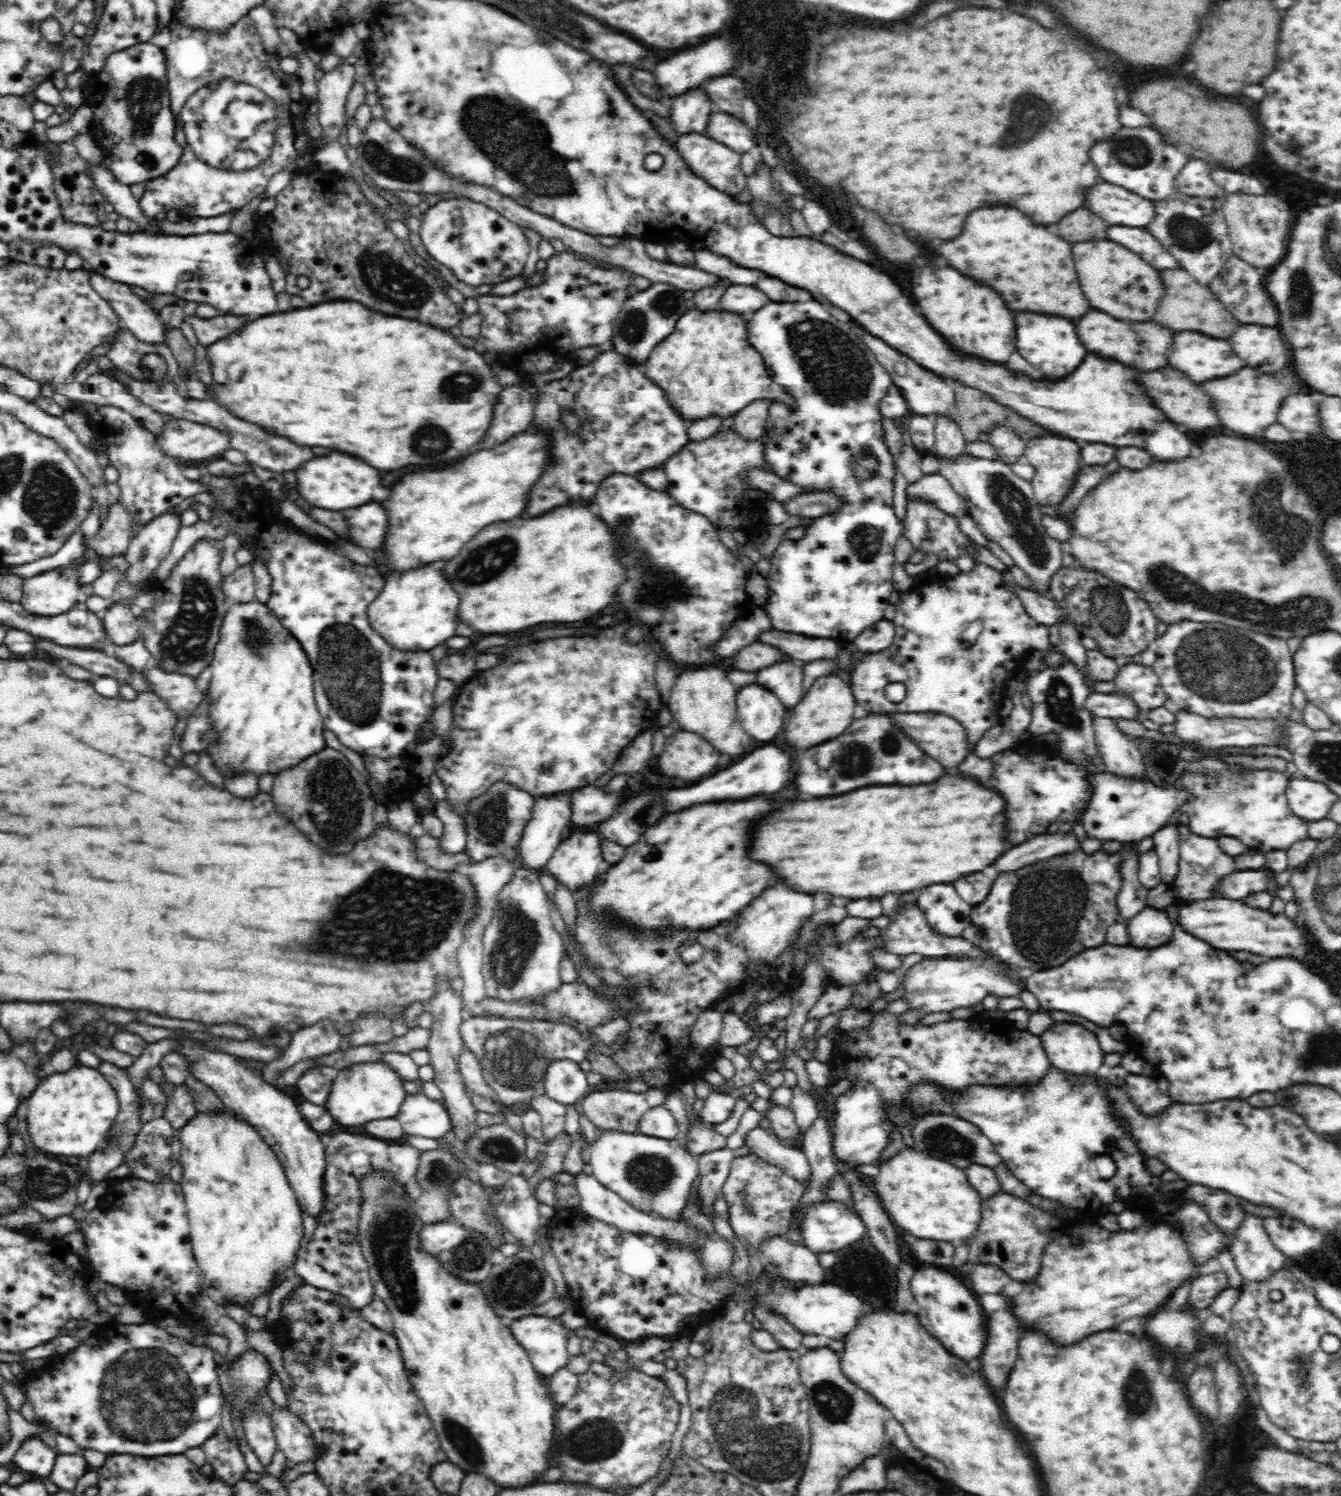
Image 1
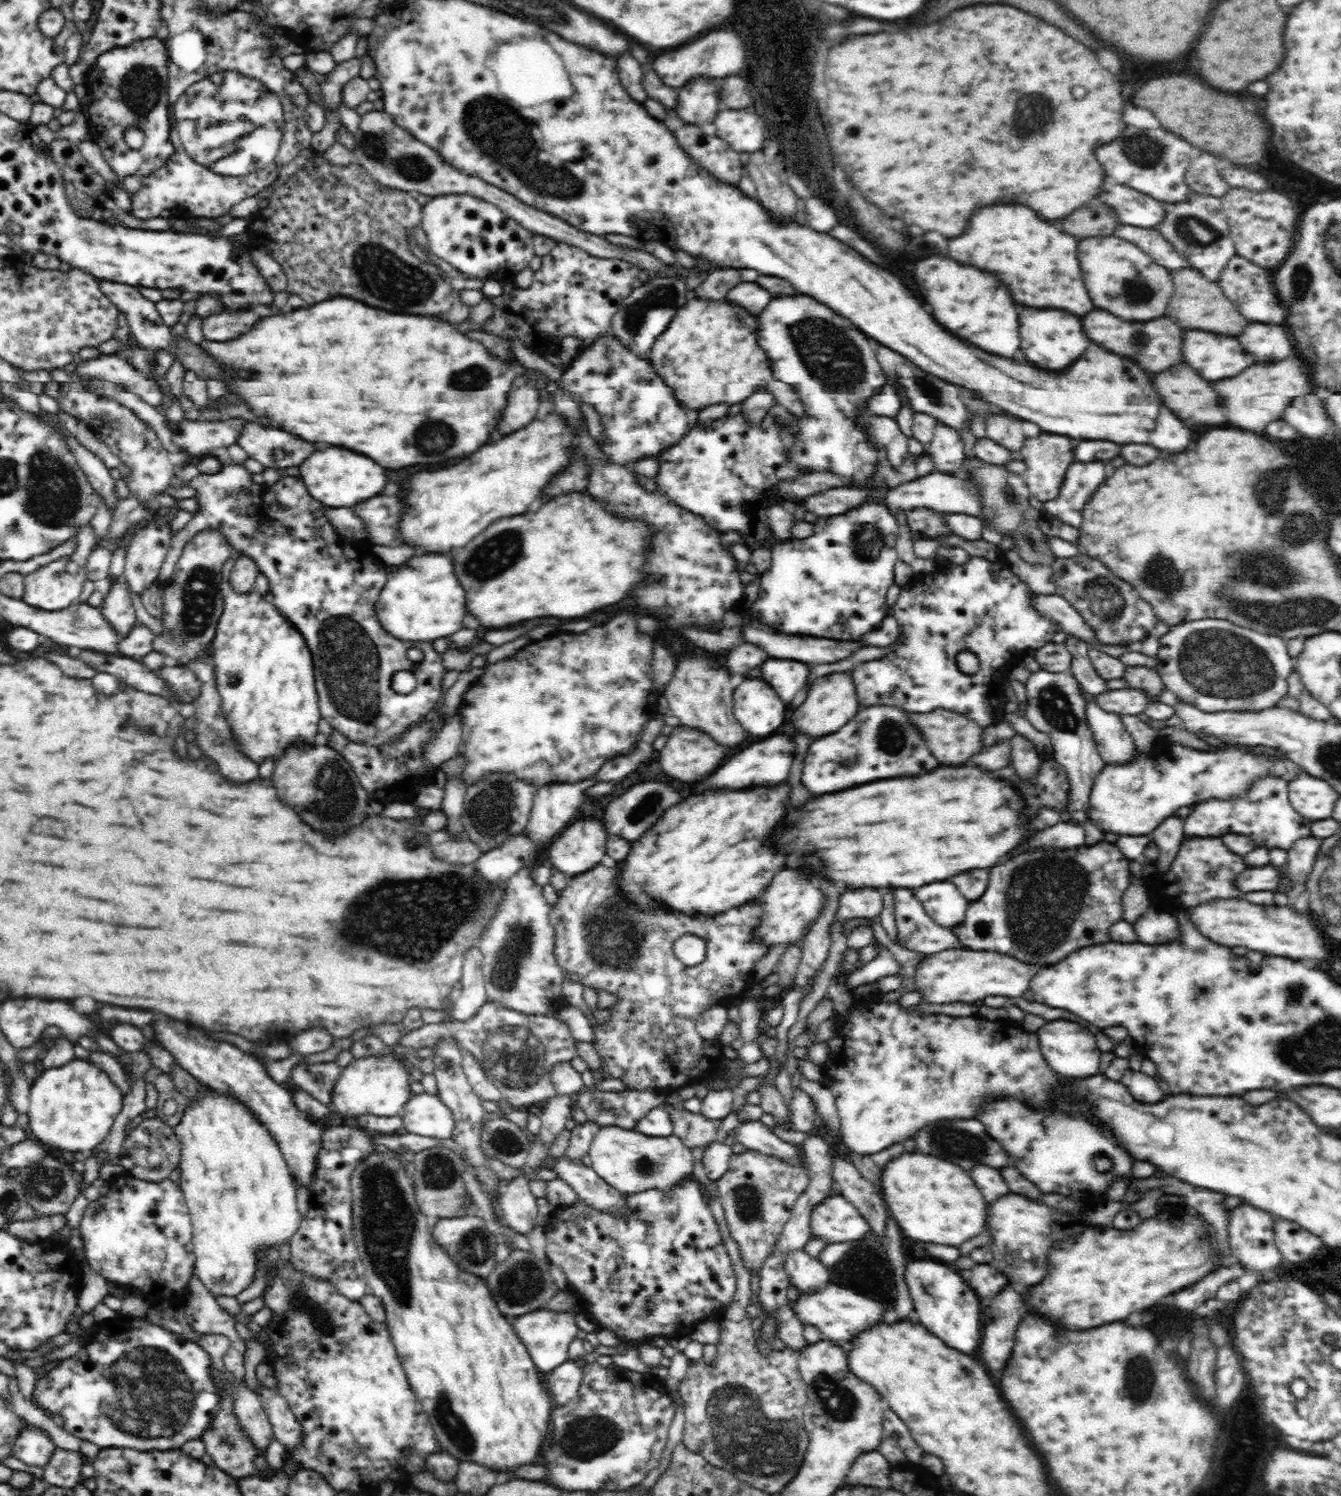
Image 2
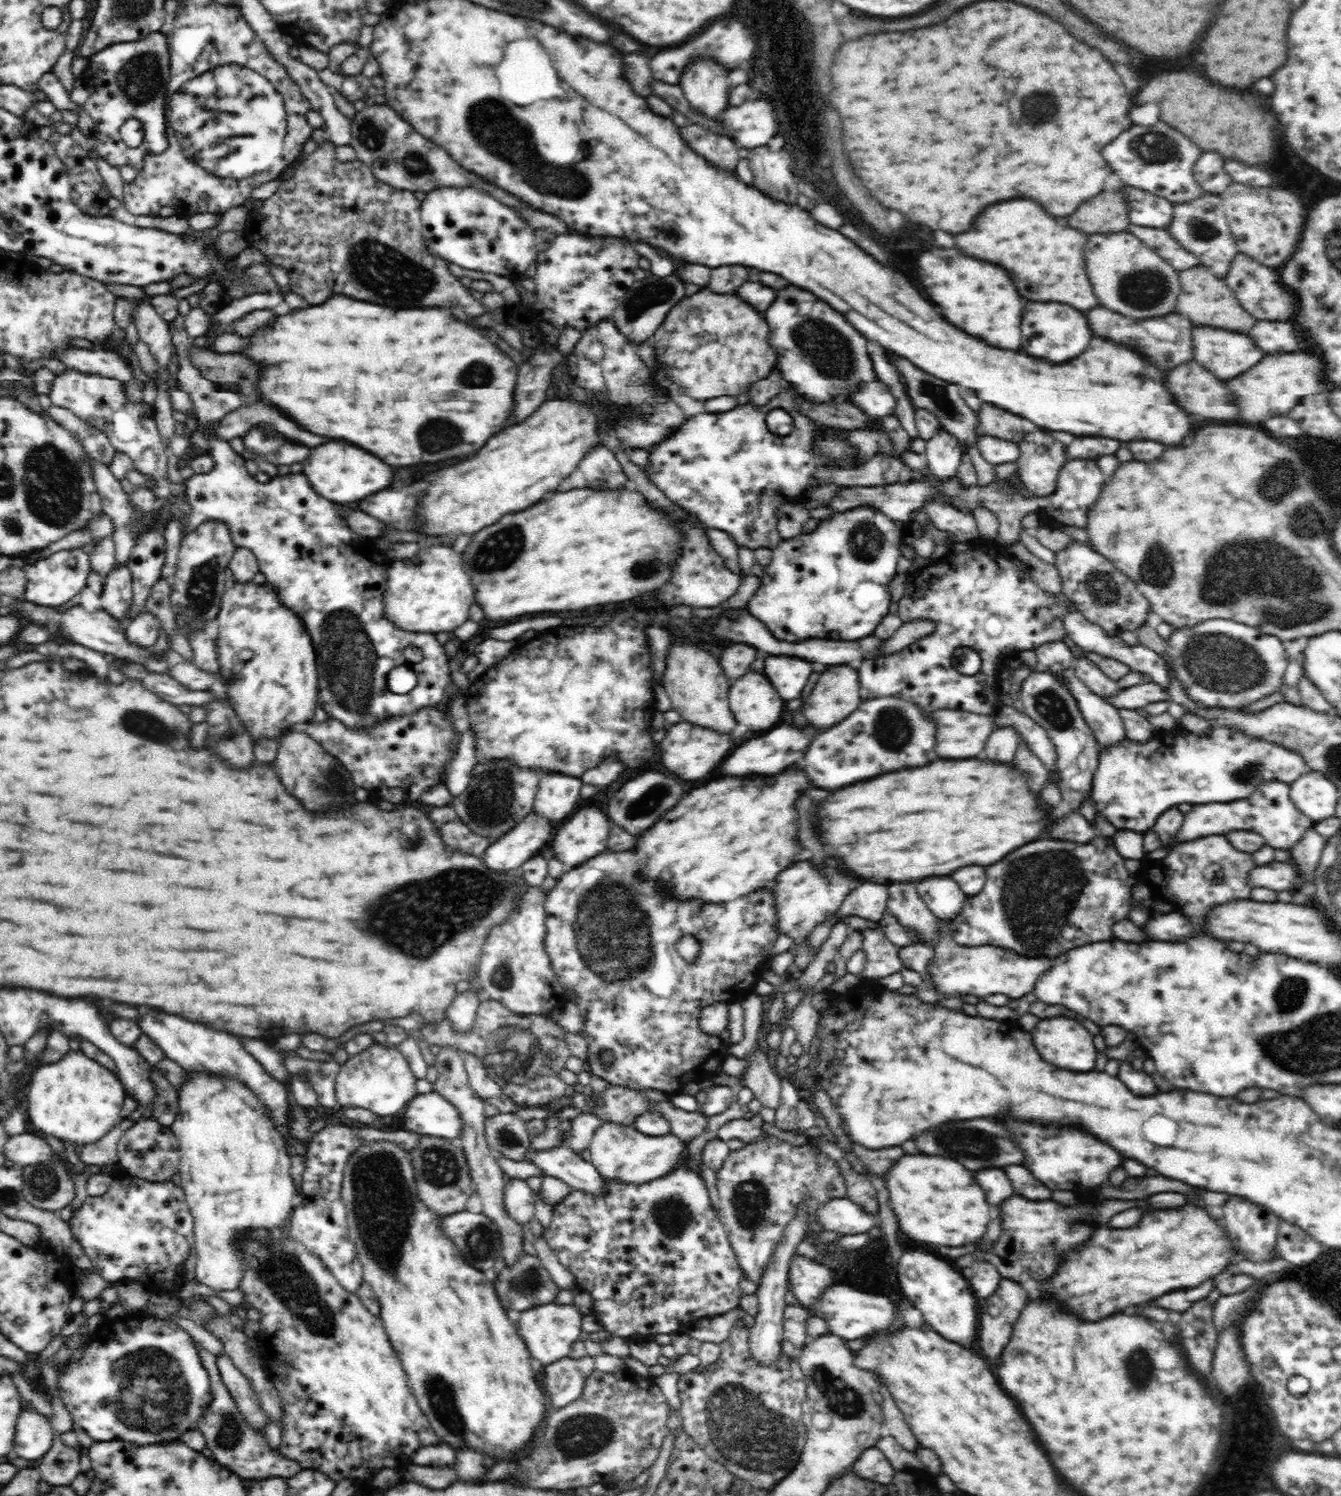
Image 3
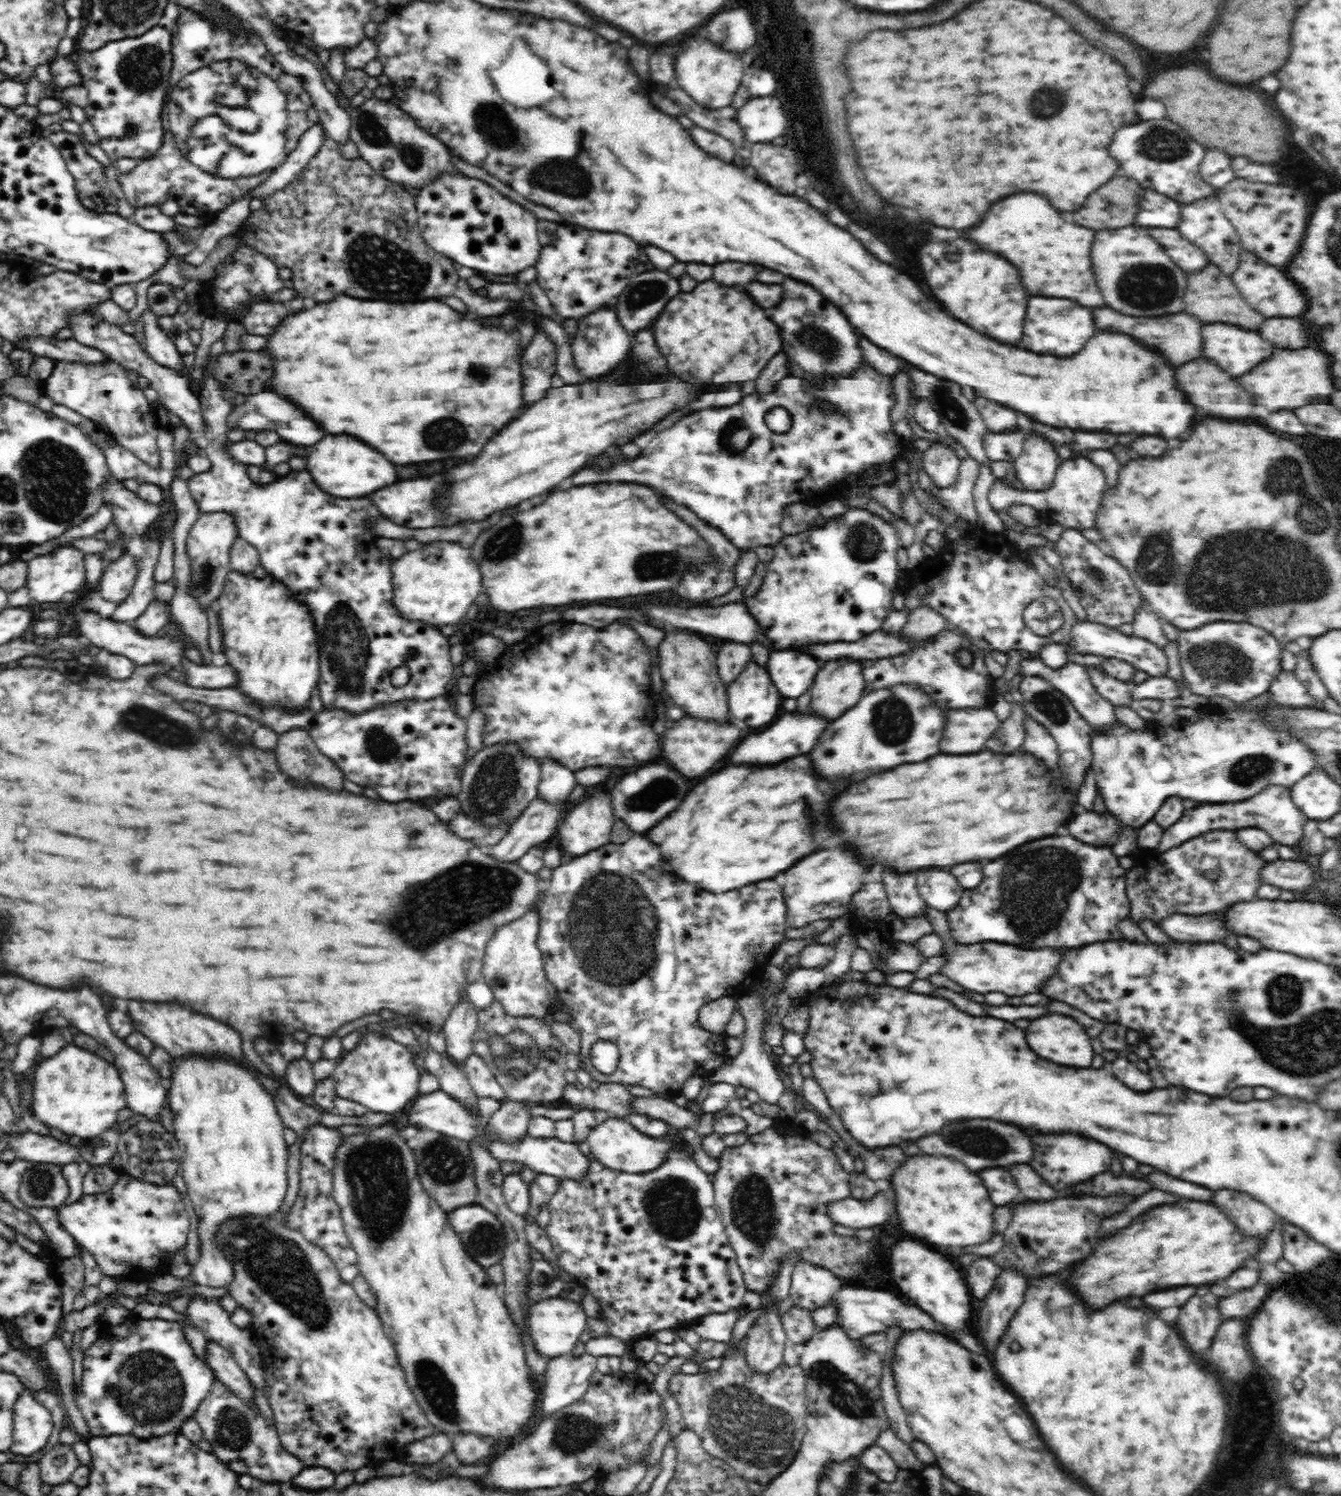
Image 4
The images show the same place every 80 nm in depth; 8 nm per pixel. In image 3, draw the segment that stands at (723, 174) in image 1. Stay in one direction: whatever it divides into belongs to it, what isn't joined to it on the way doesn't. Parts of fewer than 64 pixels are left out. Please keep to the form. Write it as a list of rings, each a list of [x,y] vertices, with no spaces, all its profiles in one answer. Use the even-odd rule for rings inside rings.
[[[694,122],[690,126],[684,126],[684,136],[688,136],[688,144],[692,144],[692,148],[700,152],[700,156],[708,156],[710,164],[736,172],[740,156],[738,146],[733,140]]]

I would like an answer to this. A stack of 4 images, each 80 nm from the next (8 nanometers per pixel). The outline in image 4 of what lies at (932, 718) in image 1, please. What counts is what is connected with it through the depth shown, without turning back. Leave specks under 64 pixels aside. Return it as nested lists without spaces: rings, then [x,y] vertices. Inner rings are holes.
[[[966,708],[948,712],[948,728],[944,728],[944,740],[940,750],[948,754],[980,752],[986,740],[998,730],[1000,722],[992,710]]]

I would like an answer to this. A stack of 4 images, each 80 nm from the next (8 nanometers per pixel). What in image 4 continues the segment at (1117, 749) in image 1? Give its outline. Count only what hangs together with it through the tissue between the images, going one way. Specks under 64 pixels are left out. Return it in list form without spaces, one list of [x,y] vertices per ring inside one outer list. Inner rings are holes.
[[[1030,659],[1022,660],[1020,666],[1022,666],[1022,673],[1024,676],[1038,676],[1045,678],[1052,686],[1062,692],[1066,698],[1075,706],[1075,709],[1084,717],[1084,720],[1094,730],[1104,730],[1112,726],[1117,721],[1116,713],[1114,712],[1114,705],[1106,700],[1096,689],[1094,685],[1090,683],[1087,671],[1080,662],[1068,663],[1060,670],[1053,670],[1040,660]]]

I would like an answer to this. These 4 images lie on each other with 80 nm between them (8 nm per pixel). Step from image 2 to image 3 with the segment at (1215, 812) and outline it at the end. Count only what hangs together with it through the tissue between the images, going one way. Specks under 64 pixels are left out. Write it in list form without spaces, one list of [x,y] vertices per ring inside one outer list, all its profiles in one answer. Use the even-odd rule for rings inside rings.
[[[1265,781],[1260,784],[1258,792],[1251,794],[1242,801],[1232,802],[1212,802],[1192,805],[1190,811],[1184,814],[1182,822],[1177,832],[1177,843],[1196,840],[1200,836],[1208,836],[1208,832],[1232,832],[1232,830],[1250,830],[1256,832],[1264,838],[1264,844],[1272,848],[1292,848],[1306,828],[1310,828],[1314,822],[1308,820],[1302,812],[1296,810],[1296,805],[1290,802],[1289,786],[1284,786],[1284,782]]]

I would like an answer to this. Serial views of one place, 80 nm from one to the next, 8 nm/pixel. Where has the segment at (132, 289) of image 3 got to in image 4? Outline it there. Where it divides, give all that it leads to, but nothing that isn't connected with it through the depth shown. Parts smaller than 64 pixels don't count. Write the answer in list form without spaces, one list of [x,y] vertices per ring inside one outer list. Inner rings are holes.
[[[147,308],[140,317],[144,327],[146,352],[156,363],[180,373],[183,368],[179,349],[158,324],[158,316]]]

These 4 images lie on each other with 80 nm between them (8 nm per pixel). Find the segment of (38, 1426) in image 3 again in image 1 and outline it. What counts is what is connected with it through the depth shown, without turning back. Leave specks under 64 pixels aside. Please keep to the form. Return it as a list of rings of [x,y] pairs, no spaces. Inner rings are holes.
[[[30,1437],[18,1449],[13,1462],[21,1470],[36,1476],[40,1480],[40,1478],[50,1476],[56,1457],[56,1454],[50,1450],[44,1441]]]

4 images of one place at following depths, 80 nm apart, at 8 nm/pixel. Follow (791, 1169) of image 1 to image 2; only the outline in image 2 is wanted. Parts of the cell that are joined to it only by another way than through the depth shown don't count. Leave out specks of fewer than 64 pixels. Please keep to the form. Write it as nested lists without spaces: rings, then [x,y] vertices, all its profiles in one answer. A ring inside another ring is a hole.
[[[760,1121],[740,1124],[740,1126],[730,1134],[735,1136],[737,1142],[744,1144],[749,1150],[771,1154],[771,1156],[783,1158],[783,1160],[788,1162],[796,1162],[802,1151],[798,1147],[792,1146],[790,1143],[786,1143],[776,1137],[776,1135]]]

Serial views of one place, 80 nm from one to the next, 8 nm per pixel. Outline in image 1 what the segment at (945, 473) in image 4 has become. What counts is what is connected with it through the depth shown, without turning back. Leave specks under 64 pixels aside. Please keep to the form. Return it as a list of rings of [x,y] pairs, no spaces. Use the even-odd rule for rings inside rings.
[[[928,415],[932,421],[935,432],[936,456],[940,459],[956,459],[956,456],[964,454],[967,440],[961,433],[958,421],[949,416]]]

